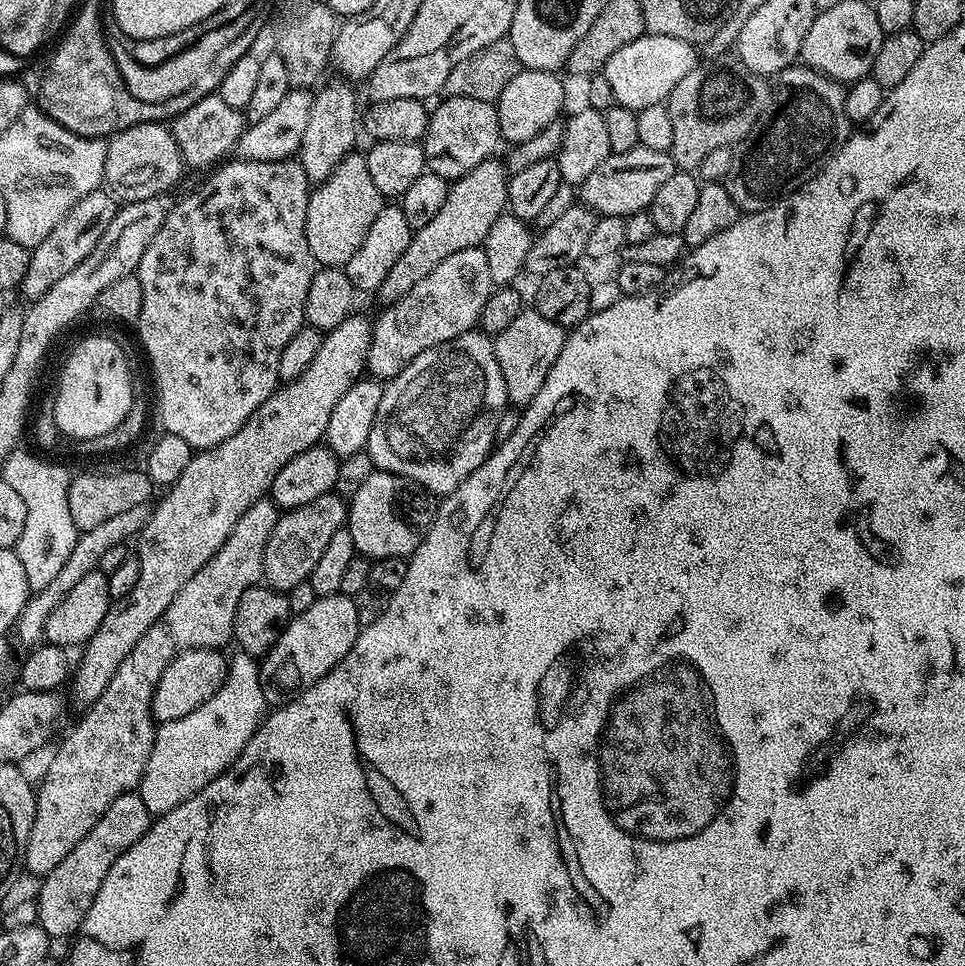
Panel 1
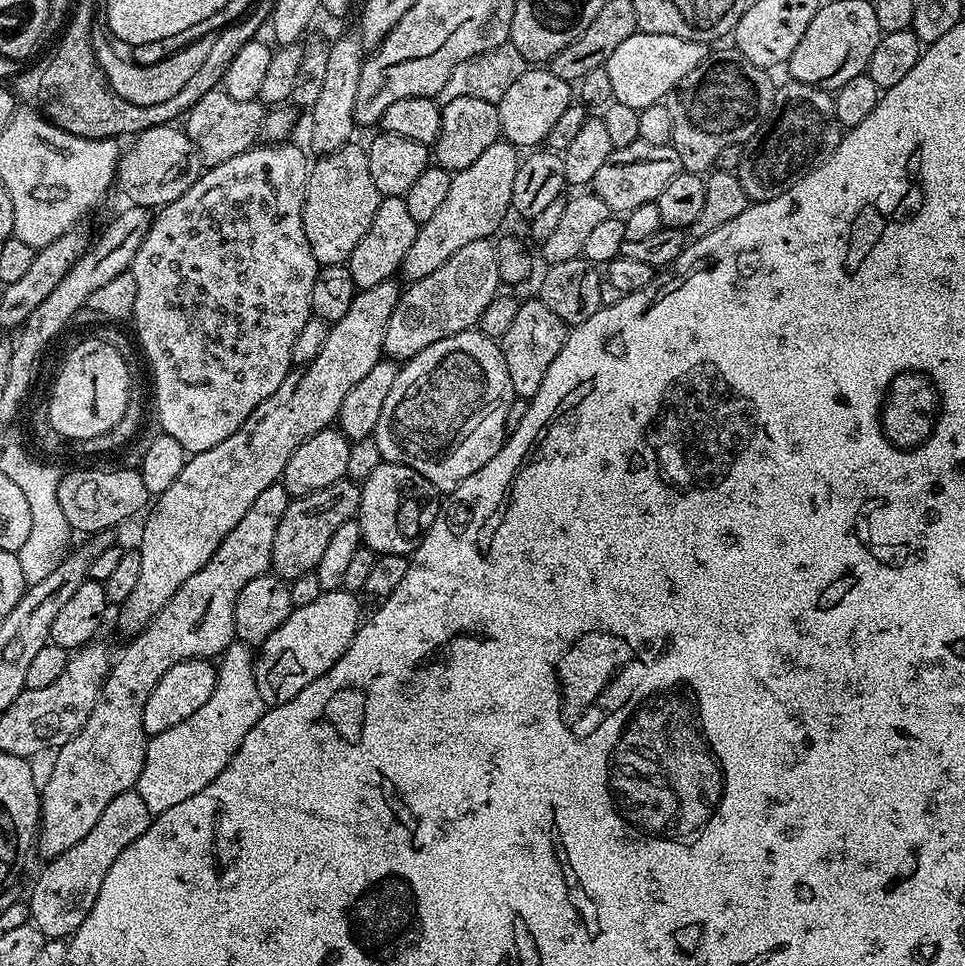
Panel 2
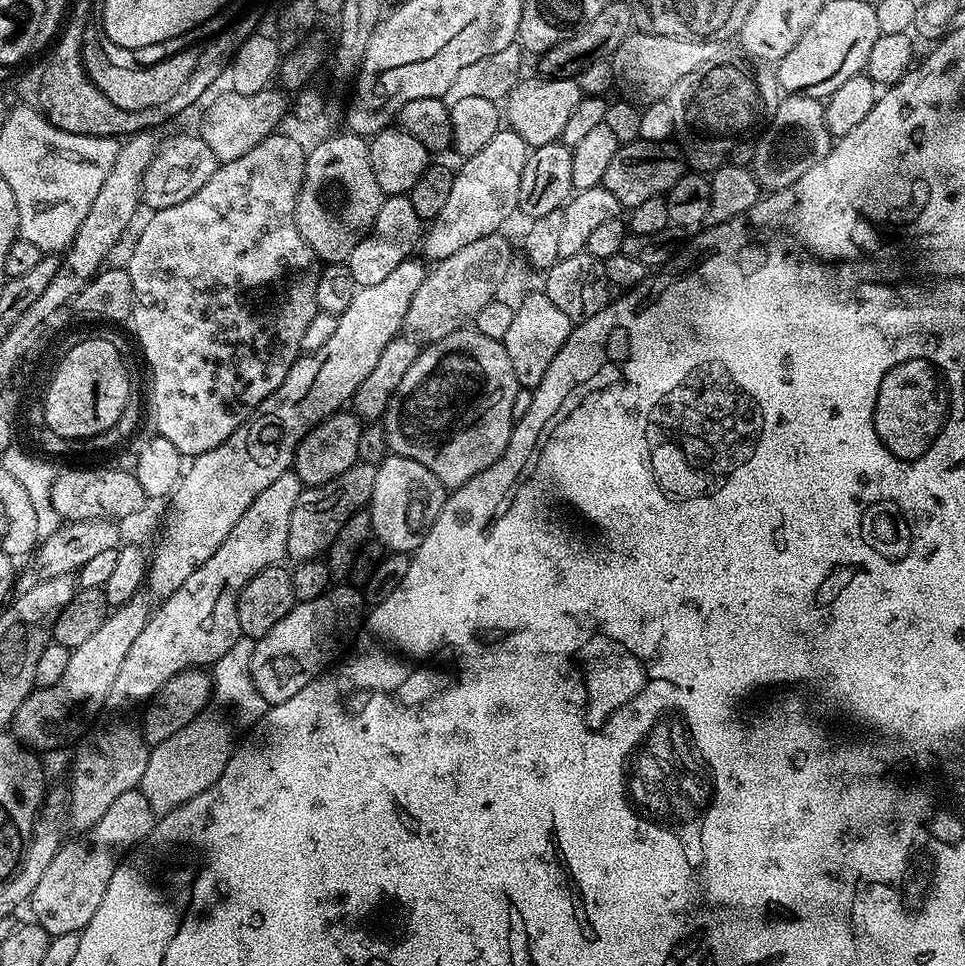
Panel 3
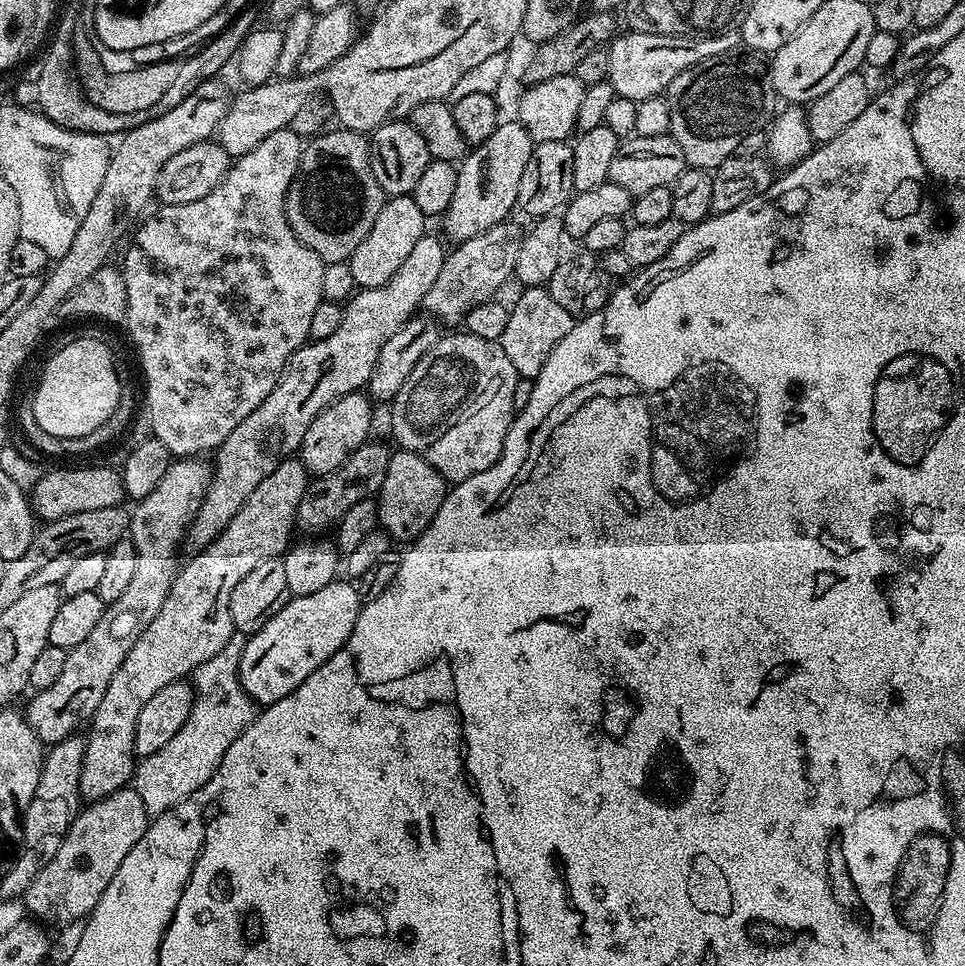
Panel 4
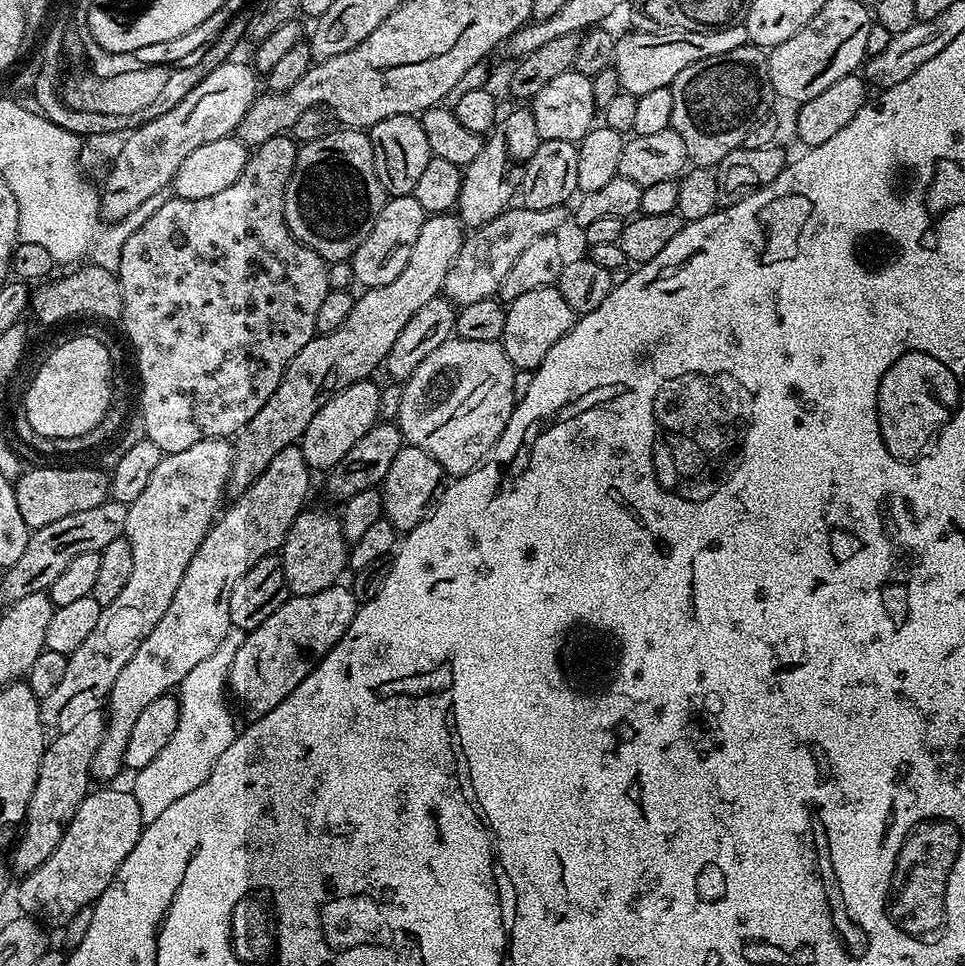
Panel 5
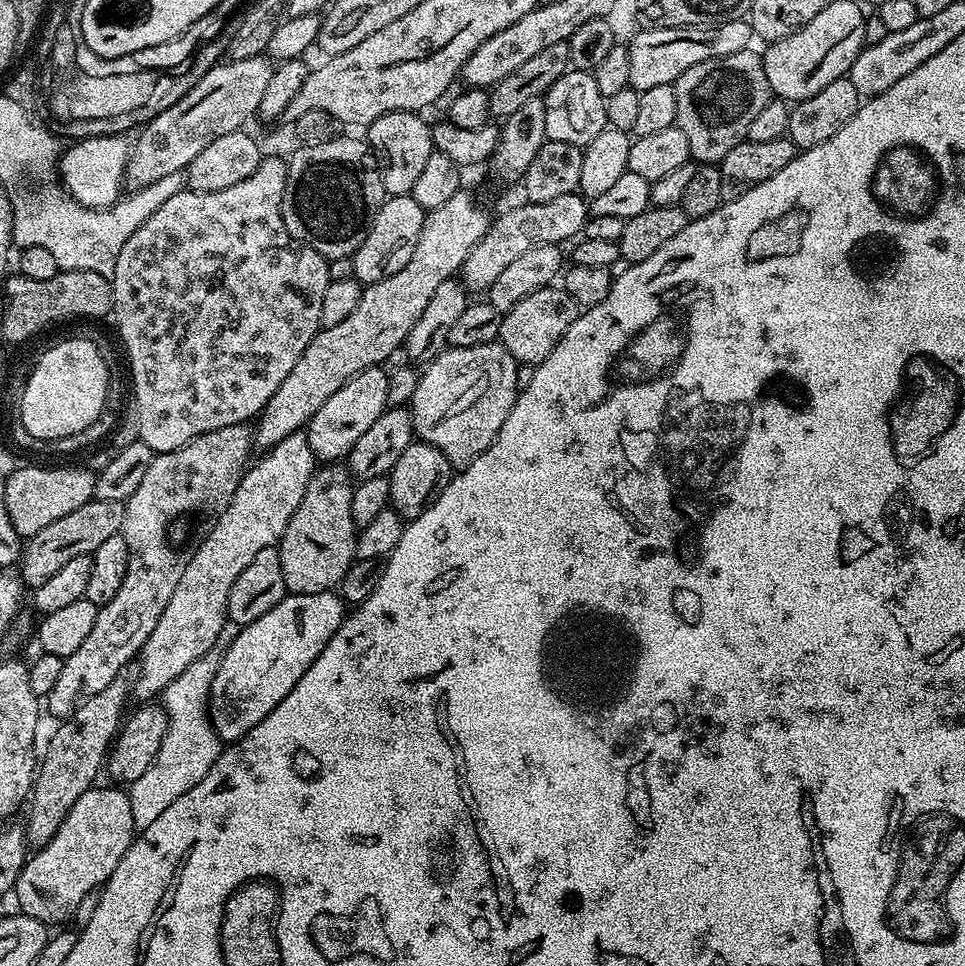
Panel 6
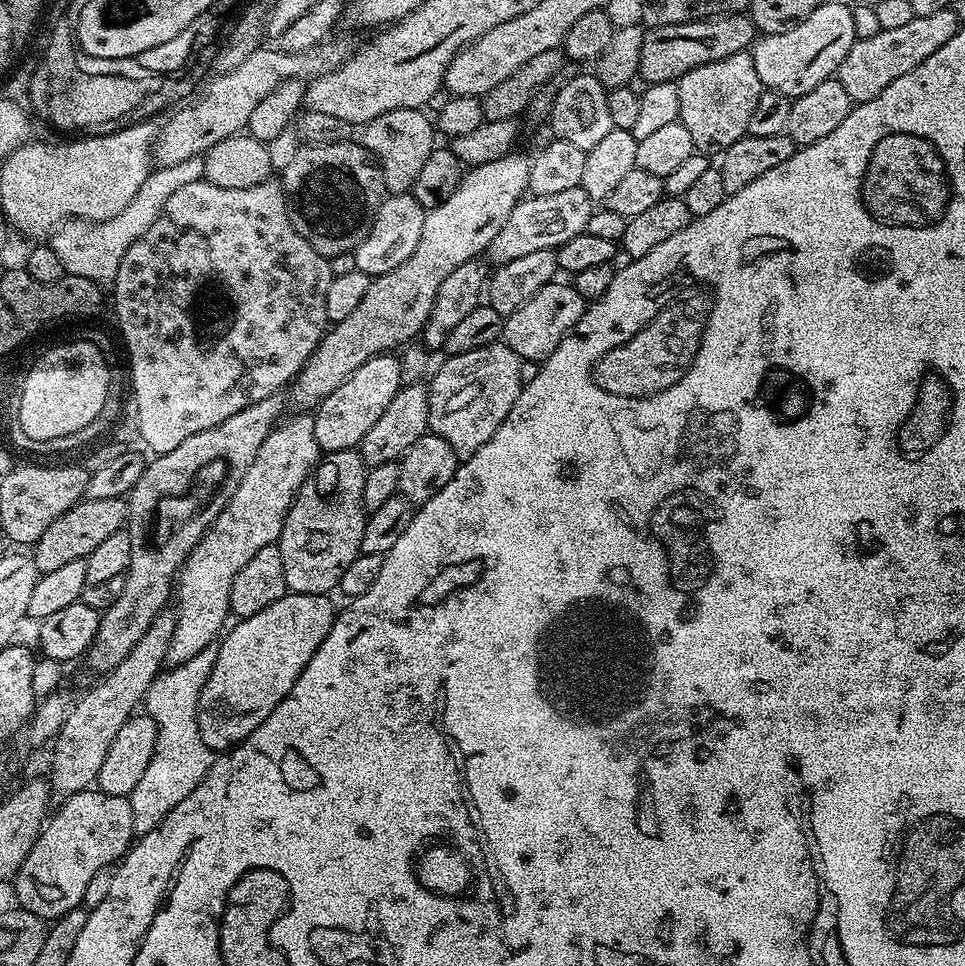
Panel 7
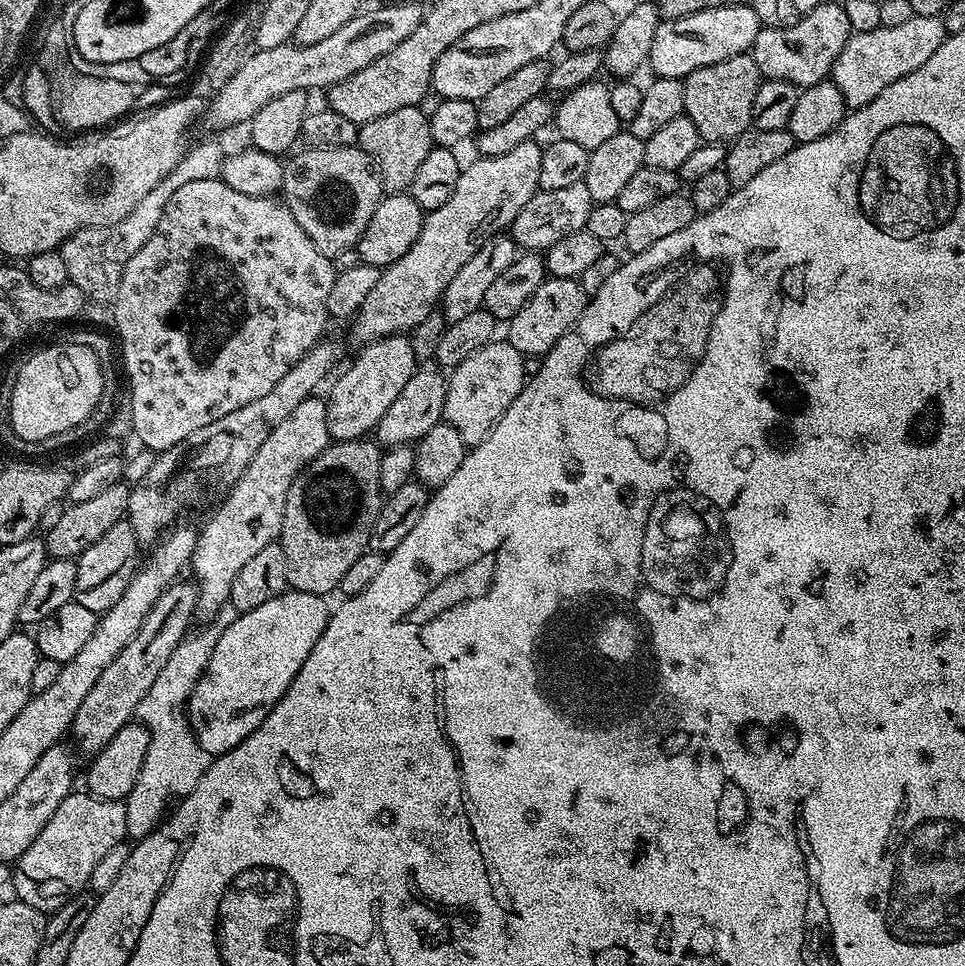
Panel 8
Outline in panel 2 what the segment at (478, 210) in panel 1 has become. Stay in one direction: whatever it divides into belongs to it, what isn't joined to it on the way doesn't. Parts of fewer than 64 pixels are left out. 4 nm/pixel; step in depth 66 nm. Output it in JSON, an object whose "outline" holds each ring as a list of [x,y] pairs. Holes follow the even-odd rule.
{"outline":[[[501,138],[486,146],[486,151],[475,162],[470,162],[470,166],[453,175],[446,199],[440,203],[430,222],[420,225],[414,238],[414,246],[410,246],[406,254],[402,265],[405,281],[421,280],[426,278],[426,274],[434,274],[434,270],[438,270],[442,262],[458,254],[462,246],[495,237],[501,231],[499,228],[503,226],[504,219],[510,216],[514,174],[521,159],[521,153],[516,147]]]}

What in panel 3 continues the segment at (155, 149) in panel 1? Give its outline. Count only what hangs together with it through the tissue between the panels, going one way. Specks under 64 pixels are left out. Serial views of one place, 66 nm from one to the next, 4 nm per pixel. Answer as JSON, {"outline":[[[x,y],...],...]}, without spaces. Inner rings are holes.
{"outline":[[[194,134],[188,136],[176,136],[159,145],[156,157],[146,166],[146,174],[140,183],[140,198],[143,207],[148,210],[165,208],[166,206],[178,206],[178,202],[186,202],[190,194],[198,194],[206,182],[215,174],[218,161],[214,150],[206,146],[206,142],[200,141]]]}

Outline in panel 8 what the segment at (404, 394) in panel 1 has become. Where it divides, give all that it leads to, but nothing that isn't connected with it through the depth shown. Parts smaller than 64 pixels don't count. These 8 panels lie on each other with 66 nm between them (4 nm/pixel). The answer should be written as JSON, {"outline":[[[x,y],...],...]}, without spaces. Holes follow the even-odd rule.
{"outline":[[[493,342],[482,346],[478,354],[470,354],[466,362],[451,369],[447,377],[448,388],[444,392],[443,423],[454,426],[462,434],[465,445],[482,442],[490,430],[506,414],[510,402],[518,398],[523,390],[526,377],[522,370],[524,355],[507,342]]]}

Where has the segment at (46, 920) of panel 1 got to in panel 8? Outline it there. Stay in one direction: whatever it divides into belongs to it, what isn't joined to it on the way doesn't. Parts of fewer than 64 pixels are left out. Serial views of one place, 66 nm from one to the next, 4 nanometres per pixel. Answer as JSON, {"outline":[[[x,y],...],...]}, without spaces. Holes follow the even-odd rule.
{"outline":[[[73,791],[54,810],[54,818],[42,826],[42,834],[30,842],[26,854],[15,861],[11,880],[16,887],[16,899],[45,914],[57,912],[70,898],[88,888],[94,866],[114,846],[125,843],[127,836],[123,800],[99,800],[87,791]]]}

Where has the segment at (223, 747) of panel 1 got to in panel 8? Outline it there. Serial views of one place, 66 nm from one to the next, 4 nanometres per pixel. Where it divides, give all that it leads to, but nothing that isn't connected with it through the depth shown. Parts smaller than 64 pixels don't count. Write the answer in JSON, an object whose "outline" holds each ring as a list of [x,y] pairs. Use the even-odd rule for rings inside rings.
{"outline":[[[229,602],[210,617],[205,628],[197,627],[189,631],[184,641],[174,650],[174,654],[170,654],[166,666],[162,666],[158,678],[154,678],[150,690],[146,690],[146,698],[138,702],[136,716],[150,734],[150,750],[146,750],[146,762],[142,762],[142,771],[138,773],[138,782],[134,782],[134,790],[130,790],[124,801],[126,830],[133,841],[149,836],[161,823],[173,801],[189,796],[213,762],[213,756],[197,742],[196,733],[188,724],[188,695],[206,670],[218,638],[224,633],[226,626],[236,620],[237,615],[235,606]]]}

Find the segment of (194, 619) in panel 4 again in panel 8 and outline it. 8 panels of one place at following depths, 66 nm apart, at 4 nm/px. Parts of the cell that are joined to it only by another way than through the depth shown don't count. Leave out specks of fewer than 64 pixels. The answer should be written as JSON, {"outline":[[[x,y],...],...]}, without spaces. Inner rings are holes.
{"outline":[[[319,395],[307,396],[298,407],[270,430],[270,438],[258,446],[258,454],[254,454],[250,466],[236,480],[236,485],[228,489],[226,495],[219,501],[216,513],[199,529],[194,554],[190,561],[190,572],[193,572],[196,585],[196,610],[204,618],[210,618],[223,604],[230,601],[230,590],[234,578],[238,578],[238,570],[254,558],[254,554],[261,552],[265,546],[277,543],[282,526],[282,514],[286,510],[286,490],[290,490],[290,482],[304,469],[322,450],[326,450],[330,443],[328,427],[326,426],[326,403],[319,400]]]}

